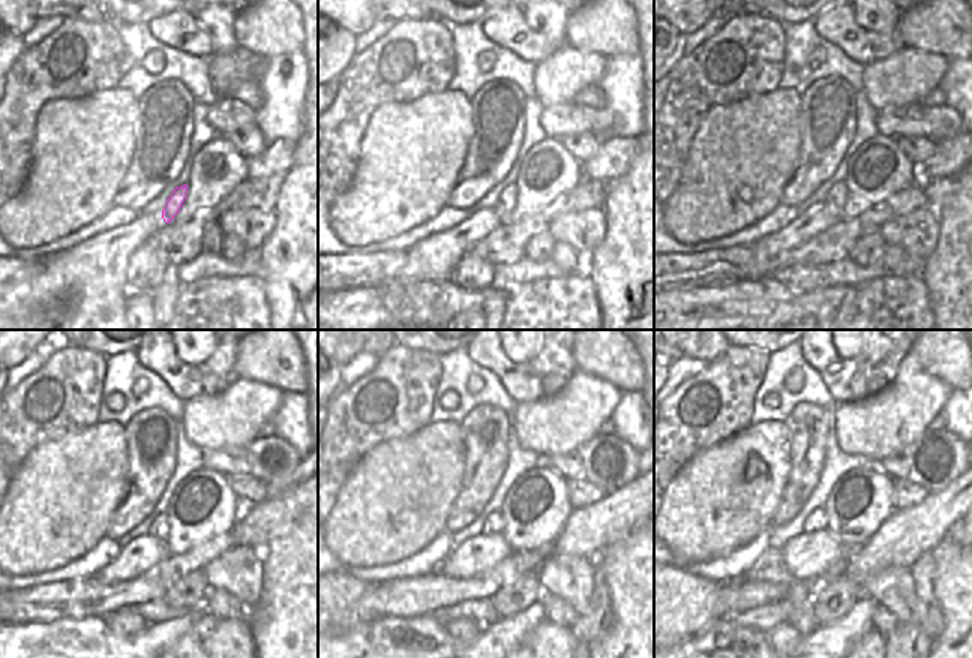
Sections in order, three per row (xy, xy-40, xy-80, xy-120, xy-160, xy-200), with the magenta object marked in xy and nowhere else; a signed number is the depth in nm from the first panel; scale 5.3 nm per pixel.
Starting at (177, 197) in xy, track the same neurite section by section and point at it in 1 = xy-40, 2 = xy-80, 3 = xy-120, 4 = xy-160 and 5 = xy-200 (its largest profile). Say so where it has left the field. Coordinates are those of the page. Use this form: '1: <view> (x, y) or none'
1: xy-40 (506, 203)
2: xy-80 (834, 188)
3: xy-120 (152, 525)
4: xy-160 (494, 523)
5: xy-200 (816, 519)

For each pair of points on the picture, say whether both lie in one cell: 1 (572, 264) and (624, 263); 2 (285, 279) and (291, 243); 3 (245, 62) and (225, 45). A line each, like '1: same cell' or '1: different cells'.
1: different cells
2: same cell
3: different cells

